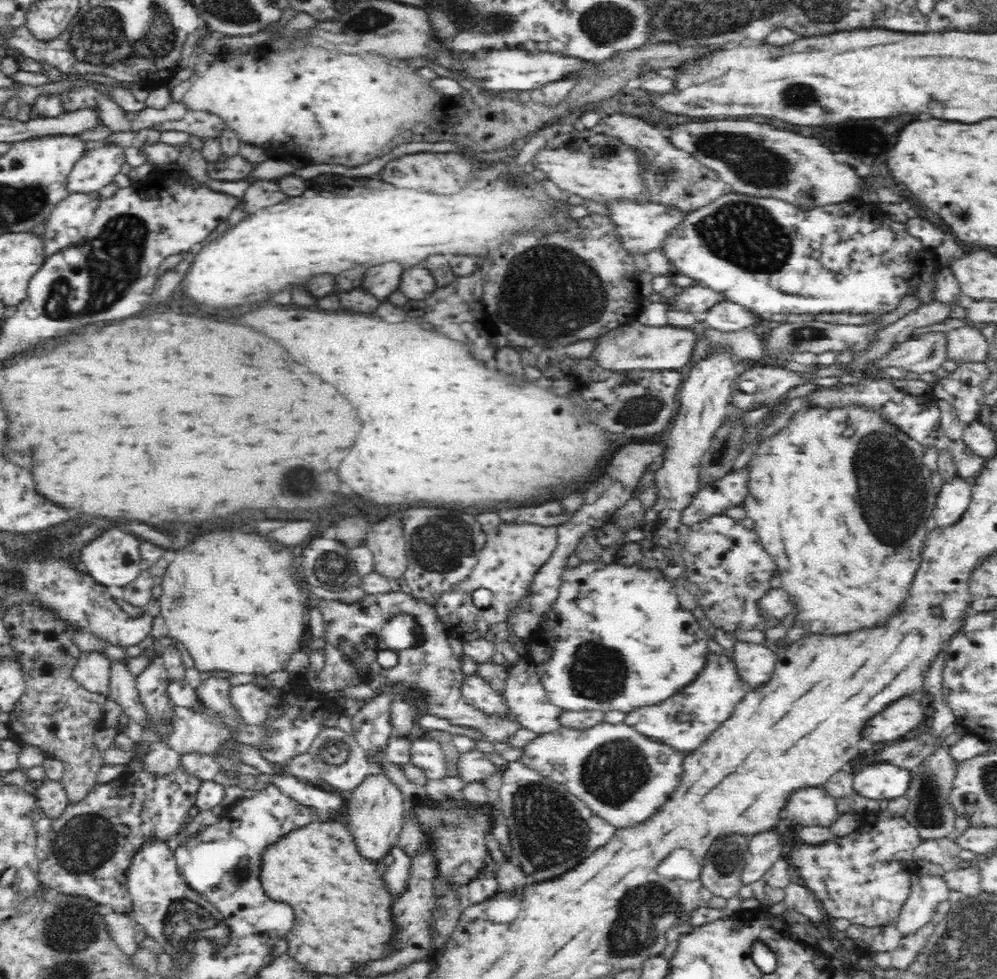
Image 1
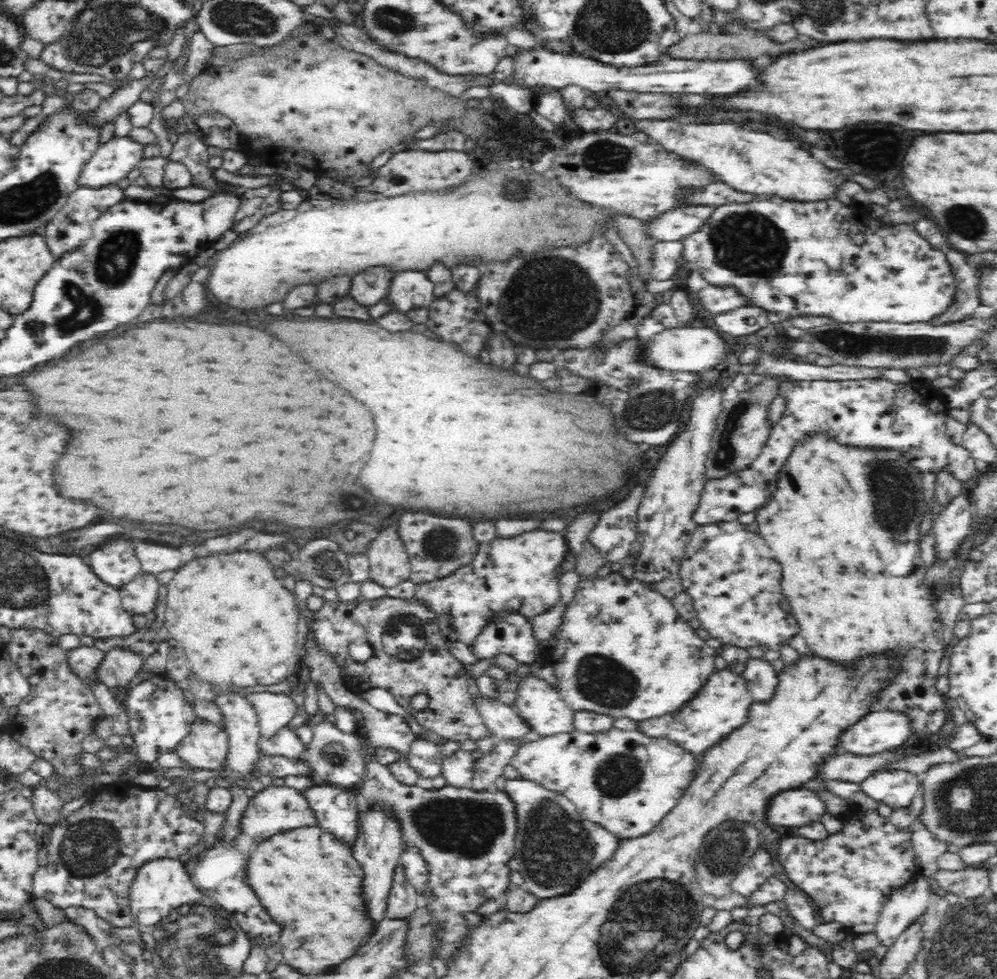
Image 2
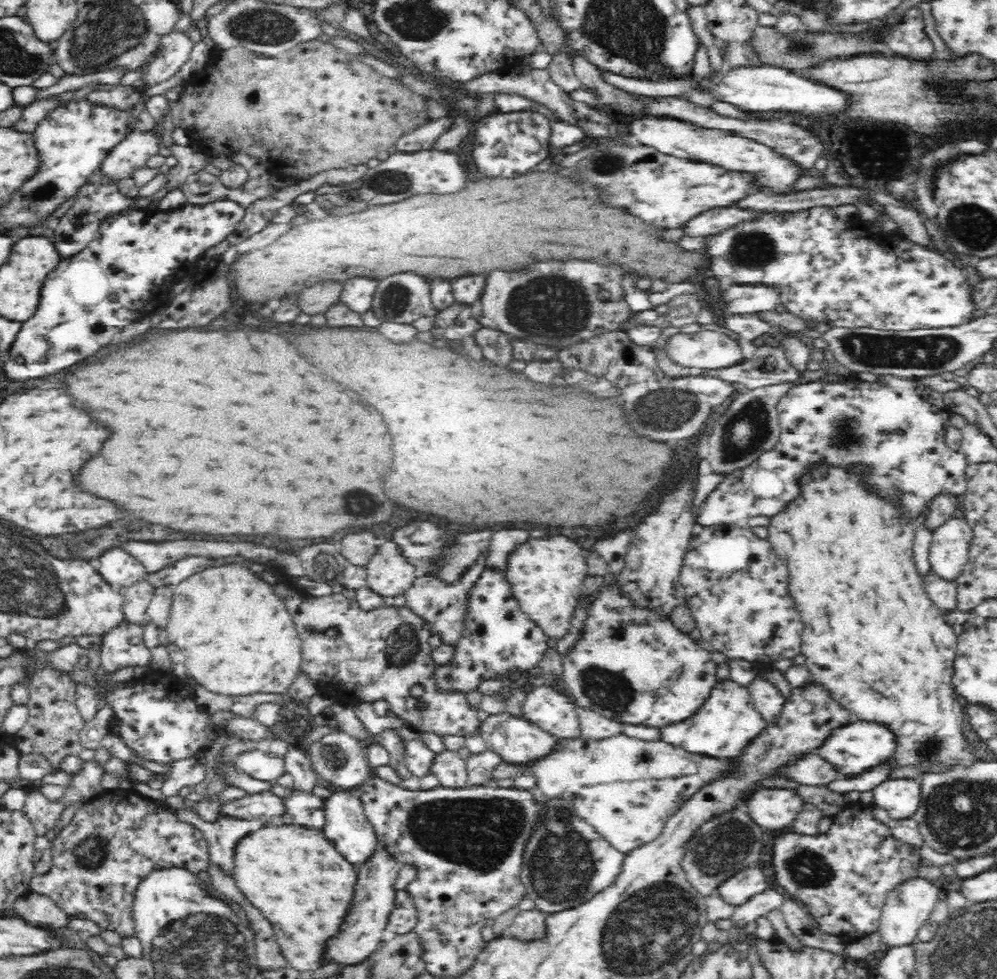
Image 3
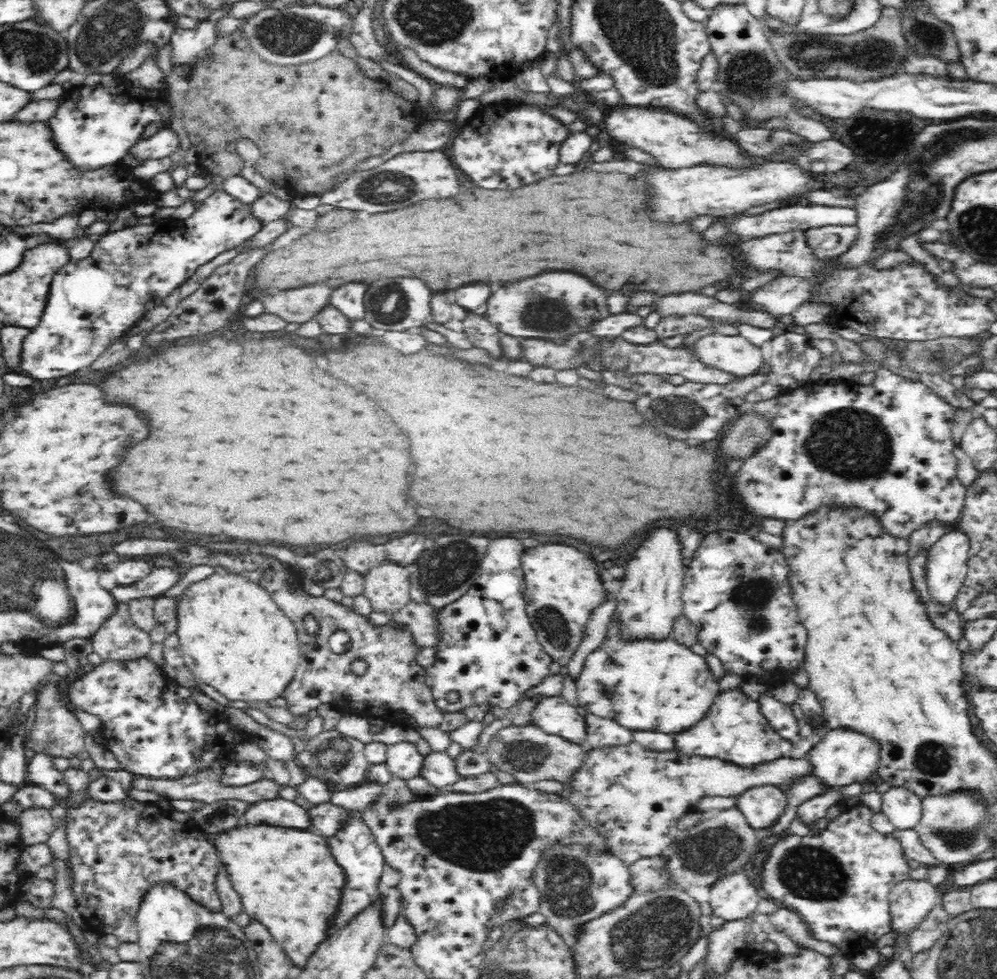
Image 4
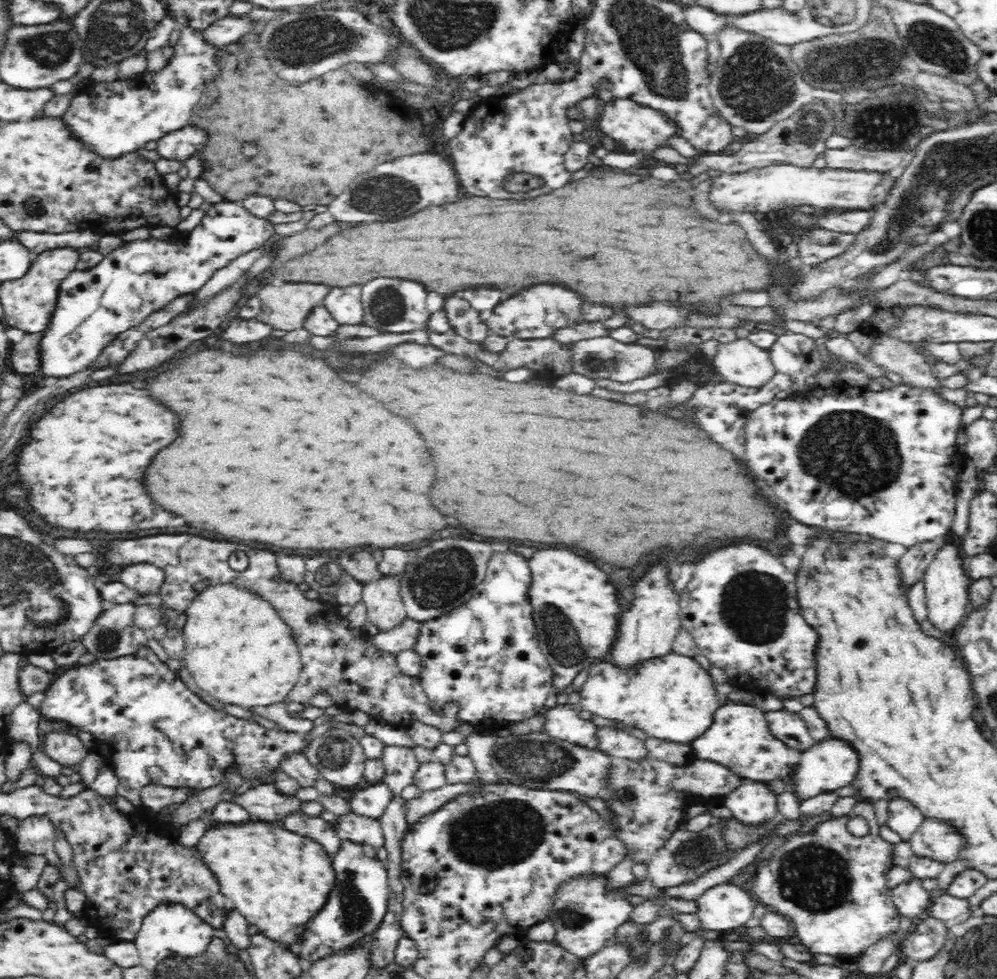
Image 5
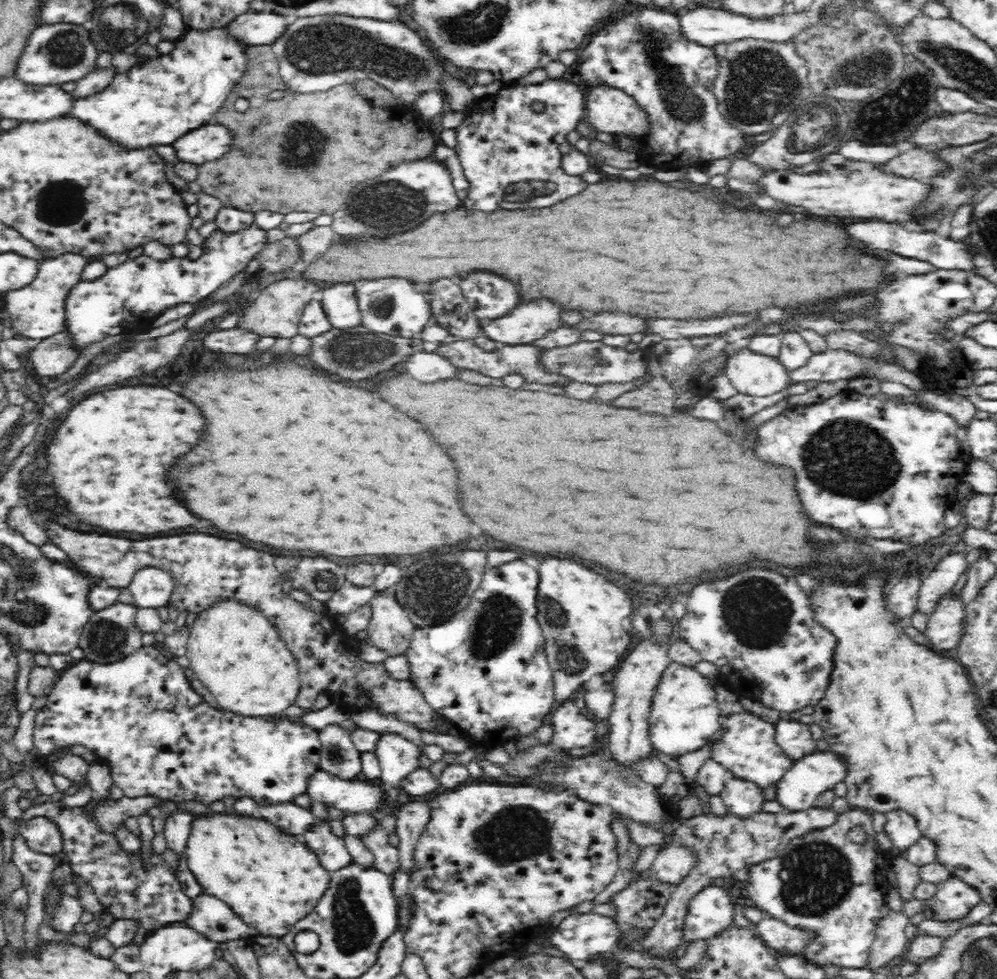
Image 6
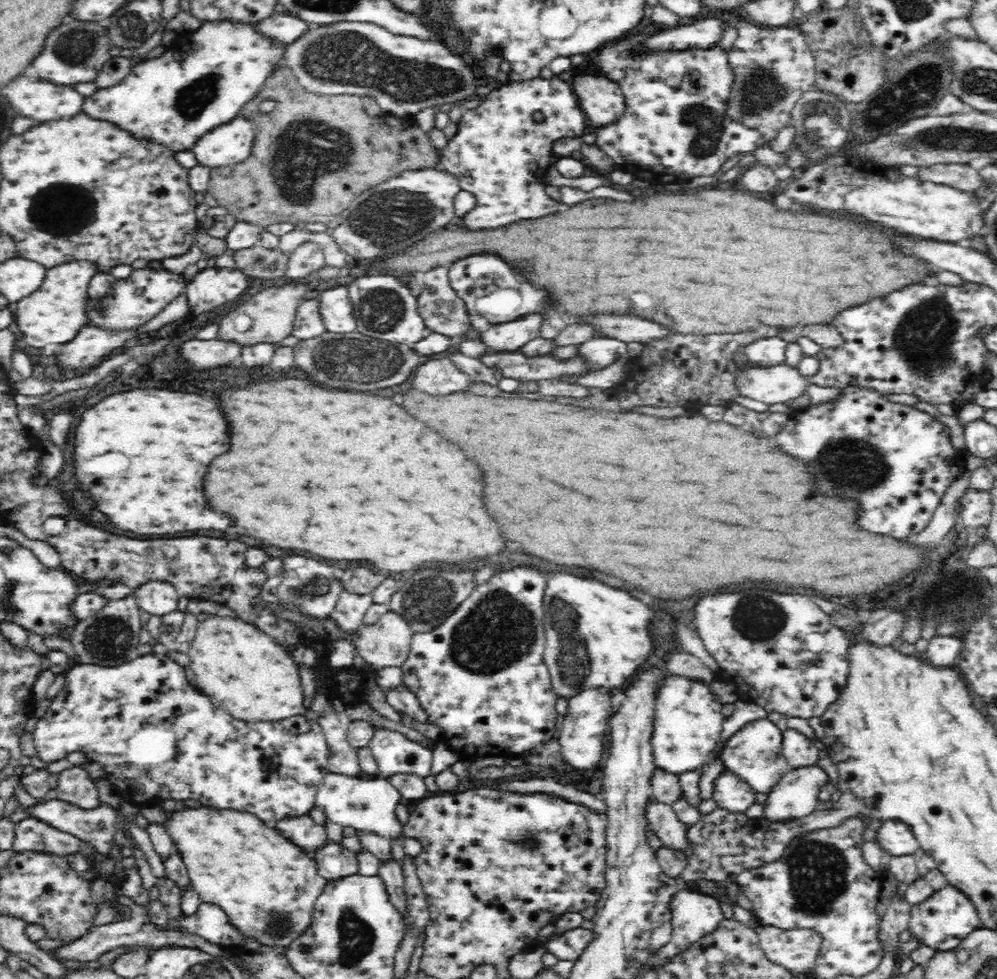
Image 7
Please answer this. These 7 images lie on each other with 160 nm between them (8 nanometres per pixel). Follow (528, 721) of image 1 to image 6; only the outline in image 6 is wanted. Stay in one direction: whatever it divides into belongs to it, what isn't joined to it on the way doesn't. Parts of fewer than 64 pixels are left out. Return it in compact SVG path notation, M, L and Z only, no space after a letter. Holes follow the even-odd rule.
M566 700L558 710L551 713L551 742L556 747L584 748L596 740L596 721L582 714L573 702Z

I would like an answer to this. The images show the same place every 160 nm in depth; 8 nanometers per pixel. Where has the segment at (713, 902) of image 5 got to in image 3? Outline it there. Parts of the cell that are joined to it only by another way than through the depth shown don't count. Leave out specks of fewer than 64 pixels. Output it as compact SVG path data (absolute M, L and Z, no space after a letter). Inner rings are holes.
M748 867L722 882L717 894L727 904L736 906L746 902L753 894L766 890L770 885L762 868Z

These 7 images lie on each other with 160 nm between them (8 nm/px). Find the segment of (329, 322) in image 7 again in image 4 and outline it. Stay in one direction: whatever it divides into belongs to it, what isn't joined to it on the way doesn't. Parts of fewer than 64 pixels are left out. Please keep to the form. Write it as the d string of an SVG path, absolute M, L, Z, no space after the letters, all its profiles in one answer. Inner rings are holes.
M345 282L333 289L331 305L340 309L351 321L362 320L366 312L366 292L368 285L363 282Z

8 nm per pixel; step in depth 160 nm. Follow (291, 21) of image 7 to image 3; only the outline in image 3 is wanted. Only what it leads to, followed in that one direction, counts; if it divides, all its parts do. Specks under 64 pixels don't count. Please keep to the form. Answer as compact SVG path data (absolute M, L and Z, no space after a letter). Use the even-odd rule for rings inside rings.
M172 31L161 38L161 47L156 56L148 63L146 74L136 82L140 86L154 86L168 80L189 59L194 44L187 33ZM140 84L140 86L139 86Z

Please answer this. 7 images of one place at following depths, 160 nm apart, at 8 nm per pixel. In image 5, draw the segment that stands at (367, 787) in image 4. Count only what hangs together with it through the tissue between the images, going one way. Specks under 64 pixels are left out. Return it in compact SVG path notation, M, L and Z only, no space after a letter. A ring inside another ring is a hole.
M385 783L371 784L368 788L356 790L347 800L349 810L356 814L379 819L392 796Z

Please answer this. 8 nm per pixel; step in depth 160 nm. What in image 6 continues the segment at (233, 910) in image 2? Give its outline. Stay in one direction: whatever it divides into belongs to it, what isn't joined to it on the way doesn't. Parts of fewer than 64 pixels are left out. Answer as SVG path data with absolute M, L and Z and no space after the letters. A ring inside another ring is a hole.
M376 821L375 825L364 834L358 836L362 844L372 851L374 866L390 875L400 867L398 849L396 845L390 843L388 833L382 823Z

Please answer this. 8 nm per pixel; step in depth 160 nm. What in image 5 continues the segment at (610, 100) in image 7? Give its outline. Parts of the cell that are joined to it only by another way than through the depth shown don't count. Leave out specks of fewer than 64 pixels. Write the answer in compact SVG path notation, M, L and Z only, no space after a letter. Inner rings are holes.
M622 99L612 100L604 104L602 116L598 120L598 128L614 142L618 142L620 149L626 153L637 153L638 150L642 152L654 152L658 148L670 146L670 138L672 136L682 136L682 129L674 119L668 118L659 110L636 104L632 100Z

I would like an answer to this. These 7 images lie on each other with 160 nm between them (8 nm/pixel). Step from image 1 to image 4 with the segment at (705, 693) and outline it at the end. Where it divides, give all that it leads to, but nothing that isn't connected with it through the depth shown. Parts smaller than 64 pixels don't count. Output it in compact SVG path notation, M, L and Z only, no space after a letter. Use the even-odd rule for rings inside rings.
M740 688L716 694L714 704L706 712L706 716L692 728L678 732L673 737L676 748L684 754L718 756L740 766L754 766L784 755L784 752L780 752L780 742L784 740L776 730L772 730L770 723L760 713L758 702L750 700Z

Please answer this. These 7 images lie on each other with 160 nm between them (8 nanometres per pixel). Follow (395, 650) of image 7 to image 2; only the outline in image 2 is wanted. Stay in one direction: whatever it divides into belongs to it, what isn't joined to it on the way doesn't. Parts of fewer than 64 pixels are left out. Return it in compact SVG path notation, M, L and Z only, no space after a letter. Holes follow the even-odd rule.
M396 528L382 530L367 546L370 578L389 588L408 580L411 562Z

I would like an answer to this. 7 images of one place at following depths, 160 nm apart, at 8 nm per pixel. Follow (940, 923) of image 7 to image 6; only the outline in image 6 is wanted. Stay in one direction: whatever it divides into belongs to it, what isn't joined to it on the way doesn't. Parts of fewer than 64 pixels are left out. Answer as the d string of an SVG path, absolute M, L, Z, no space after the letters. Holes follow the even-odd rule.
M951 876L938 885L938 892L925 900L924 913L928 920L960 920L974 903L981 899L980 891L958 876Z

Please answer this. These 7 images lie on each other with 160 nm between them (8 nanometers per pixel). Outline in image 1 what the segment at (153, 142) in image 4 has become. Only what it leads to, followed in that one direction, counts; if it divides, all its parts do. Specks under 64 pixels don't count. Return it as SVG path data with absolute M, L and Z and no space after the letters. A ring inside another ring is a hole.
M101 144L93 150L86 150L83 158L72 166L68 178L66 178L66 191L69 195L97 193L114 181L114 177L121 172L123 164L126 162L123 147L117 144Z

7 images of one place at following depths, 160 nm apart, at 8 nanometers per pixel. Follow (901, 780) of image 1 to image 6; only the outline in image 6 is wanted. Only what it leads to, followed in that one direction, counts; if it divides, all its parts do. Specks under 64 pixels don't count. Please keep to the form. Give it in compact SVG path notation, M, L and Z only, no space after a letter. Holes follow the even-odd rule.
M902 809L891 810L885 813L885 816L884 832L892 840L893 846L903 852L922 836L916 817L908 811Z

